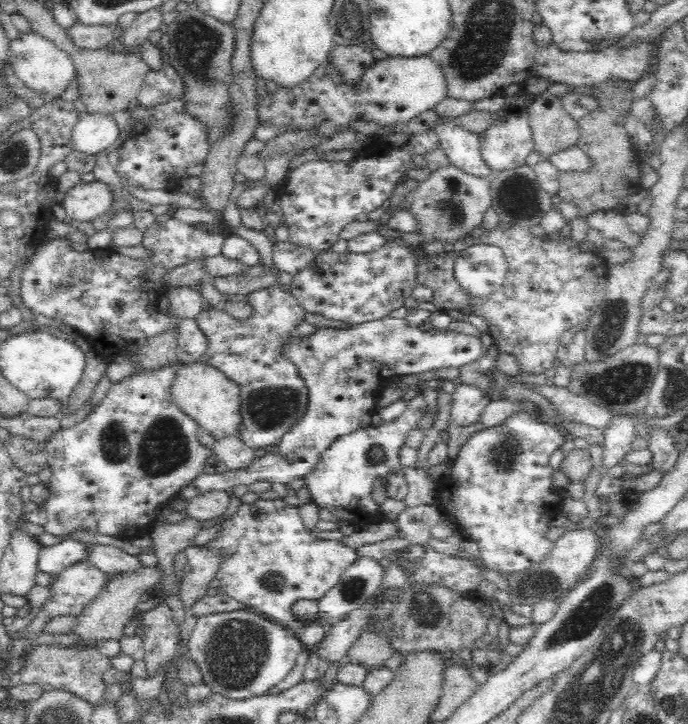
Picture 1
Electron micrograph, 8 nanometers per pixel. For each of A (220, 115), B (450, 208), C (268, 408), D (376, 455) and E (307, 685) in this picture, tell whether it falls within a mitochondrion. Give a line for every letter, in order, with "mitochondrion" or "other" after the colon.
A: mitochondrion
B: mitochondrion
C: mitochondrion
D: mitochondrion
E: other

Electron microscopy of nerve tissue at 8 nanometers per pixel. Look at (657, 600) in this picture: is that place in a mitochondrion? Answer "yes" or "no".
no

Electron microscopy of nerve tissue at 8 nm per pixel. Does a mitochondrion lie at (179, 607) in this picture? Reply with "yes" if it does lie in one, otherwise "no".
no

